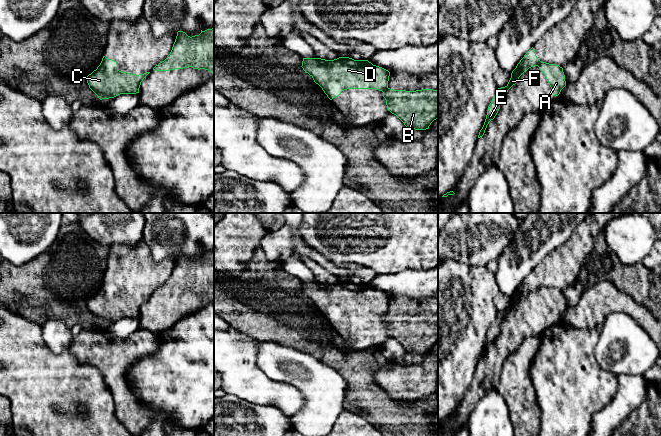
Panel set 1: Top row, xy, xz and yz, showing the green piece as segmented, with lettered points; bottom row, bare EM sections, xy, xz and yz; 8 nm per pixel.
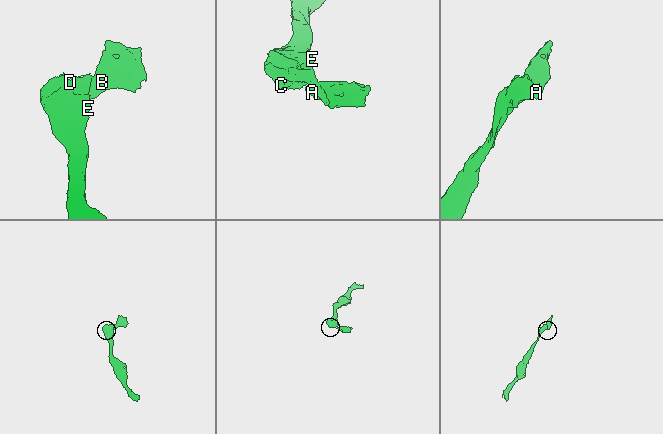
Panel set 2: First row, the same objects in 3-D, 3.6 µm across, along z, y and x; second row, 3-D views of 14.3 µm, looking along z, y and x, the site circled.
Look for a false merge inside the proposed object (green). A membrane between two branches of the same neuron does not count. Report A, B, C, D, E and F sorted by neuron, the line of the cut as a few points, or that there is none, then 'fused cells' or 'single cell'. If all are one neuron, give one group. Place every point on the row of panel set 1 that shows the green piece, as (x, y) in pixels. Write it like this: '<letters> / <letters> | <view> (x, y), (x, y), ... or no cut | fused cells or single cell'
A B / C D E F | xz (388, 88), (383, 92) | fused cells

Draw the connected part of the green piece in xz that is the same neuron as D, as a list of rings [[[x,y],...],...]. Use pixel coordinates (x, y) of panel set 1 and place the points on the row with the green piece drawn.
[[[339,57],[334,60],[303,58],[303,70],[332,100],[347,89],[388,89],[390,72],[368,60]]]

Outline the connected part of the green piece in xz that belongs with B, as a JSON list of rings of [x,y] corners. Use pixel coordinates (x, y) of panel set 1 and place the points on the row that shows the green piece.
[[[386,89],[383,92],[388,110],[408,129],[426,130],[438,119],[438,90],[416,91]]]

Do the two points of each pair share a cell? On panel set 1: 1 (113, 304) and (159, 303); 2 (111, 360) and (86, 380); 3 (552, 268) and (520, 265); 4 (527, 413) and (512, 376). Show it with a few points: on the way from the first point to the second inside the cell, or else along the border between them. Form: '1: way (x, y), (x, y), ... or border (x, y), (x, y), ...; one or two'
1: border (152, 293), (141, 306), (138, 316); two
2: border (78, 359), (96, 367), (109, 390); two
3: border (552, 250), (520, 284); two
4: way (521, 404), (521, 398), (515, 385); one

